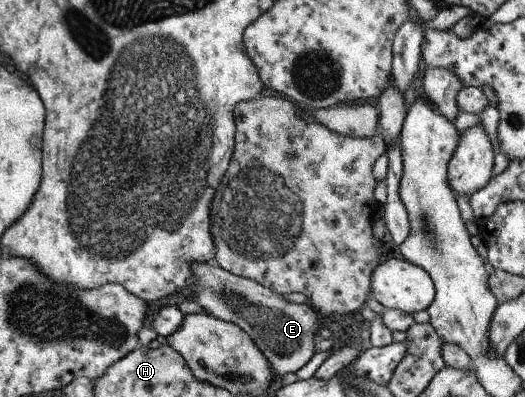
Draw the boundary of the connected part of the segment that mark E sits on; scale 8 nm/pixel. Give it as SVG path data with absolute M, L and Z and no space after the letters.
M215 262L192 263L190 269L196 277L196 283L190 289L196 292L194 301L199 303L208 313L220 320L238 325L244 333L248 333L254 345L268 359L272 370L284 376L287 373L296 374L302 367L302 359L314 356L314 338L316 330L316 311L306 304L288 303L282 295L274 294L268 287L227 273Z

